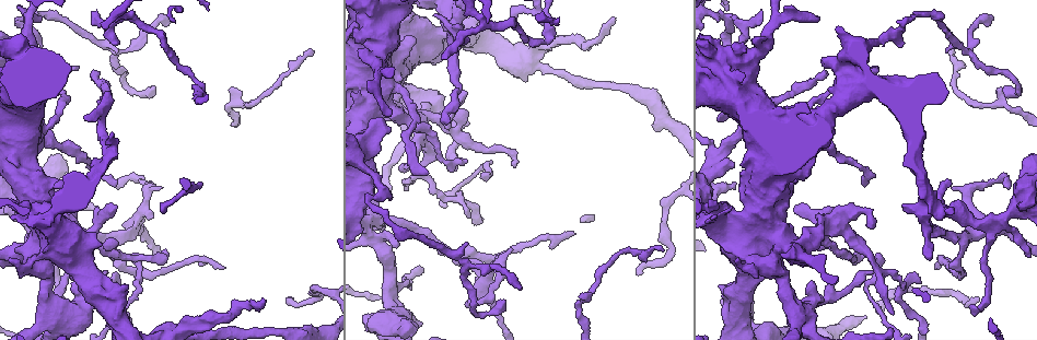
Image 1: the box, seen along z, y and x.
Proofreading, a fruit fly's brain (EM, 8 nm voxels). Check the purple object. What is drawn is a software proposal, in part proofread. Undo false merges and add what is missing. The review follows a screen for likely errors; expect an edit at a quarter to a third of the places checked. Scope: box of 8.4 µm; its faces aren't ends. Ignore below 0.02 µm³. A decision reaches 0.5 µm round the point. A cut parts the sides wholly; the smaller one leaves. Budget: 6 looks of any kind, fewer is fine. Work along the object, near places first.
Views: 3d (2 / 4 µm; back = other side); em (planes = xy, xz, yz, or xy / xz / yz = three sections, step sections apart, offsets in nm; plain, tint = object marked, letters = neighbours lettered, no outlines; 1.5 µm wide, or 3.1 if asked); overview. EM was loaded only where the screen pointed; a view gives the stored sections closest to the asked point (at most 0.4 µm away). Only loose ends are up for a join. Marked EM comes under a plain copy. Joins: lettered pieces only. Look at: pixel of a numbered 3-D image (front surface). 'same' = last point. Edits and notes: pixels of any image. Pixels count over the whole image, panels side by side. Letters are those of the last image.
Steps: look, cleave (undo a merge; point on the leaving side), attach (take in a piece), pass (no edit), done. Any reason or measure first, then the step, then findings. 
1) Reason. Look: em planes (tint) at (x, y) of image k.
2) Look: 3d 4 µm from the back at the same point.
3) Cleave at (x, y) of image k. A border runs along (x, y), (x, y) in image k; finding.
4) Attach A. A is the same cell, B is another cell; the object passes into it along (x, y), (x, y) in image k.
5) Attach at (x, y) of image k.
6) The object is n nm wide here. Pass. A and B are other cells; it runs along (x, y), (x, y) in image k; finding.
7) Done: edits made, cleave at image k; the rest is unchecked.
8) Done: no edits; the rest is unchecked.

Tapers out. Look: em xy step 4 (letters) at (662, 248) of image 1.

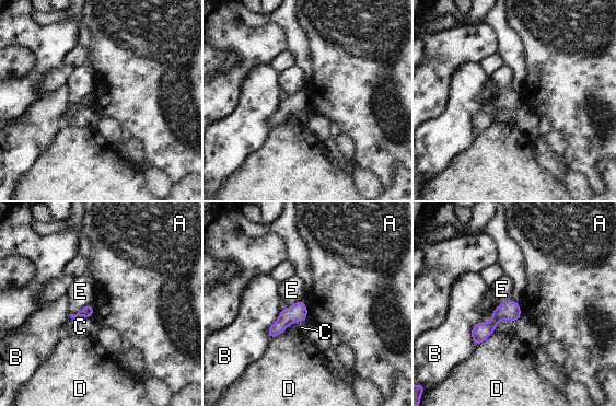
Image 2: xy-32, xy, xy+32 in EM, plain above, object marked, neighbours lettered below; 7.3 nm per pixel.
Look: em xz step 4 (letters) at the same point.

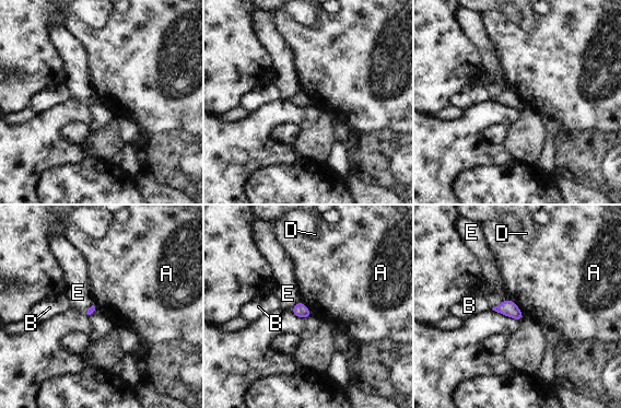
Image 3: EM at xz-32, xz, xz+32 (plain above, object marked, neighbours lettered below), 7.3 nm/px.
Pass. A, B, D and E are other cells; a border runs along (508, 298), (524, 316) in image 3; no lettered piece goes on from it.

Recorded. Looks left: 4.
Tapers out. Look: 3d 4 µm at (921, 281) of image 1.

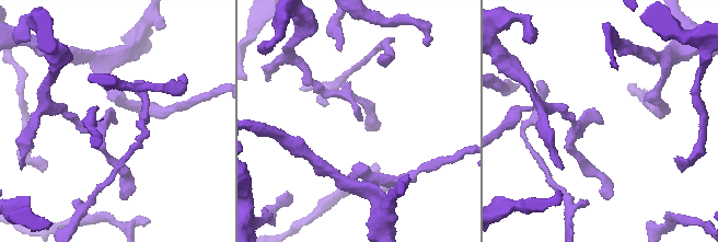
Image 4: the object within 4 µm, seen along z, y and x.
Look: em planes (letters) at (116, 122) of image 4.

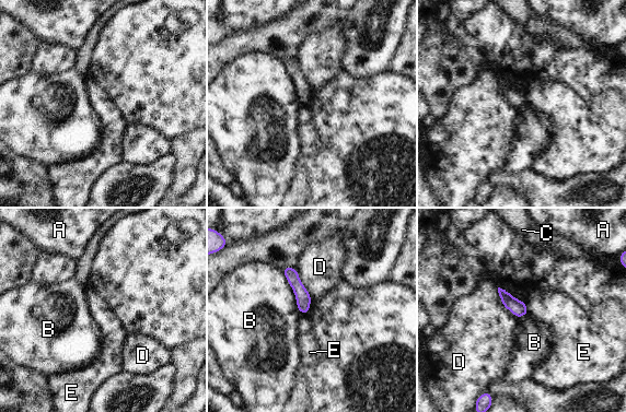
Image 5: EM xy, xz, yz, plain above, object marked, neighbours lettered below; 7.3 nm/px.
The object is 110 nm wide here. Pass. A, B, C, D and E are other cells; none of them fits.

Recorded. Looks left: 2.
Branch stops here. Look: em planes (letters) at (512, 163) of image 1.

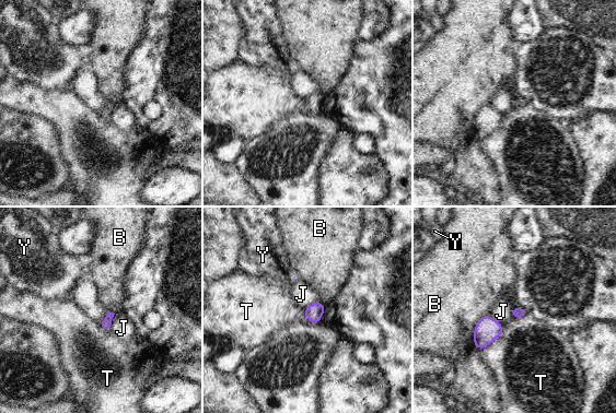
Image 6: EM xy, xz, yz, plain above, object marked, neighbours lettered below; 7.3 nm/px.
The longest contact is with T, 260 nm. Pass. B, J, T and Y are other cells; a border runs along (503, 325), (502, 332), (480, 351) in image 6; none of them fits.

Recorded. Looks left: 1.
Done: no edits; the rest is unchecked.

